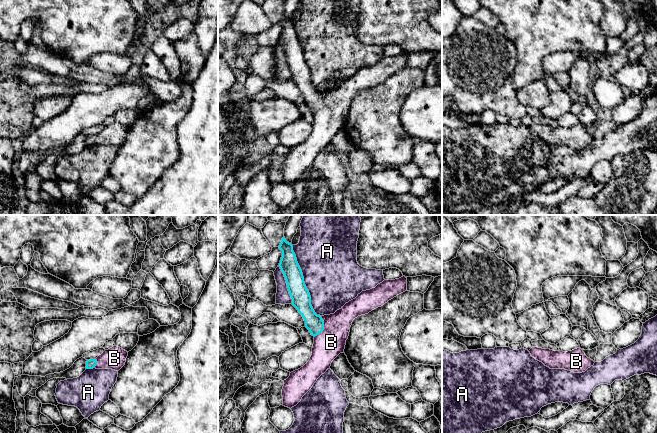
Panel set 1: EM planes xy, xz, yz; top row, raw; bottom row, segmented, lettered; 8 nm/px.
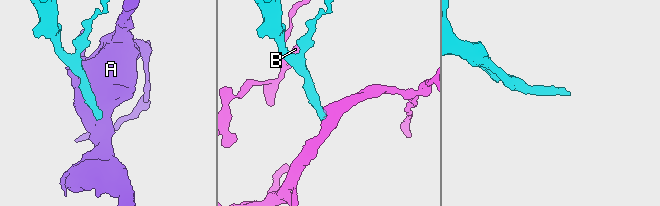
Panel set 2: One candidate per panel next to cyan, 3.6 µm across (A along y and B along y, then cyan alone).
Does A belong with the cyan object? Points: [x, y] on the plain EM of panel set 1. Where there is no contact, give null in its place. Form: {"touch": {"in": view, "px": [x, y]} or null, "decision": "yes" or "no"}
{"touch": {"in": "xz", "px": [303, 57]}, "decision": "no"}

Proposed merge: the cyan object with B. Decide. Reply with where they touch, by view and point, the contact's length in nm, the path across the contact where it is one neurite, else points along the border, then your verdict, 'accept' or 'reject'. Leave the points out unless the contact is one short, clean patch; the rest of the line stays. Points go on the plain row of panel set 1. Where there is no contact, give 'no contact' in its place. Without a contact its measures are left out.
contact xz (323, 103); length 190 nm; way xz (314, 99), (323, 103), (330, 110), (331, 118); accept

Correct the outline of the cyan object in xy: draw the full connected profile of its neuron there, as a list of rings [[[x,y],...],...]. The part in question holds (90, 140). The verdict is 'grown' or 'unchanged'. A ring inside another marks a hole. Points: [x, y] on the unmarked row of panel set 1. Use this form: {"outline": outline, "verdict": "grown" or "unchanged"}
{"outline": [[[113,122],[105,126],[96,135],[86,137],[86,145],[112,145],[119,147],[126,138],[128,128],[120,123]]], "verdict": "grown"}

